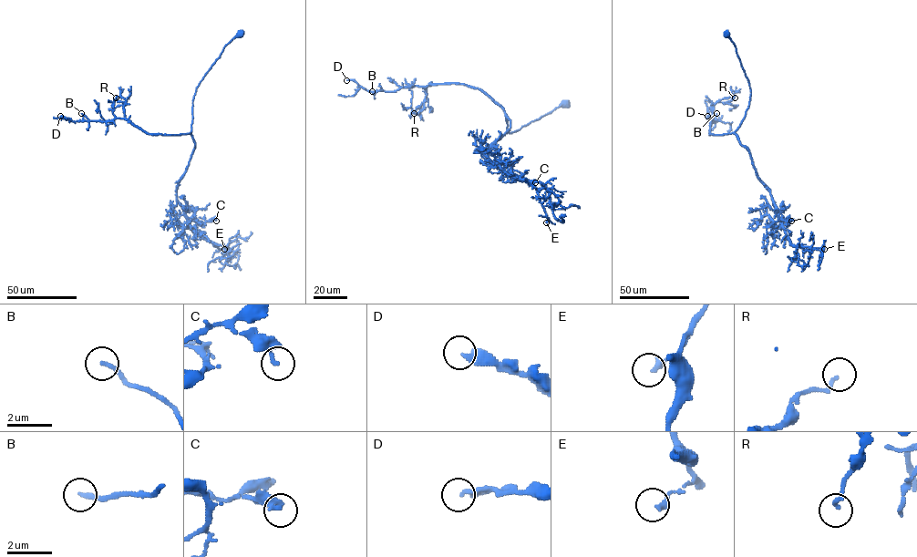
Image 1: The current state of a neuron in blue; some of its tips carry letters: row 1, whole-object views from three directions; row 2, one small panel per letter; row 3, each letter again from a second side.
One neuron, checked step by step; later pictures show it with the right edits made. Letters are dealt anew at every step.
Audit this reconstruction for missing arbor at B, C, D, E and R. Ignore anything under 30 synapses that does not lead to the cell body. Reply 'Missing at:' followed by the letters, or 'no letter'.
Missing at: B

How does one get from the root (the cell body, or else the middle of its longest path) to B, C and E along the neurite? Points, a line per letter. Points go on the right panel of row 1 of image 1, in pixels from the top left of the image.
B: (726, 34), (751, 95), (734, 133), (710, 134), (716, 113)
C: (726, 34), (751, 90), (748, 108), (735, 134), (769, 190), (777, 214), (781, 221), (791, 221)
E: (726, 34), (751, 90), (736, 138), (769, 190), (789, 242), (805, 249), (824, 249)

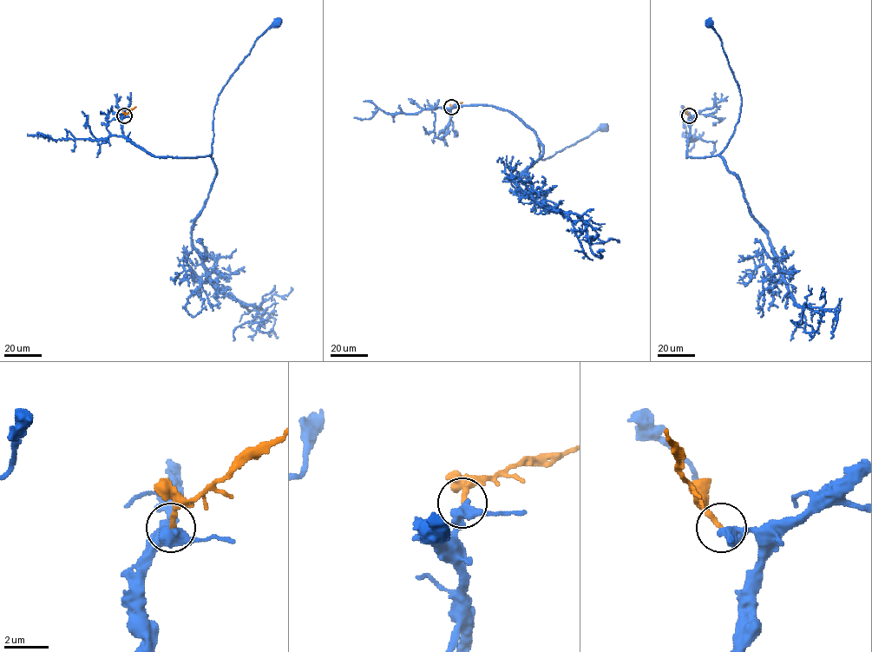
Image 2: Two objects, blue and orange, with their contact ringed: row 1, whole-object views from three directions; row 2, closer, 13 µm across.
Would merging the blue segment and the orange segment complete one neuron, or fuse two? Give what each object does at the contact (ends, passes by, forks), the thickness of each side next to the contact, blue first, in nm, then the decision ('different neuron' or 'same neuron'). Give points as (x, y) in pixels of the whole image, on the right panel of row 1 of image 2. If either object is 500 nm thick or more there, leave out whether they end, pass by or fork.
blue passes by | orange ends | 440/200 nm | same neuron

